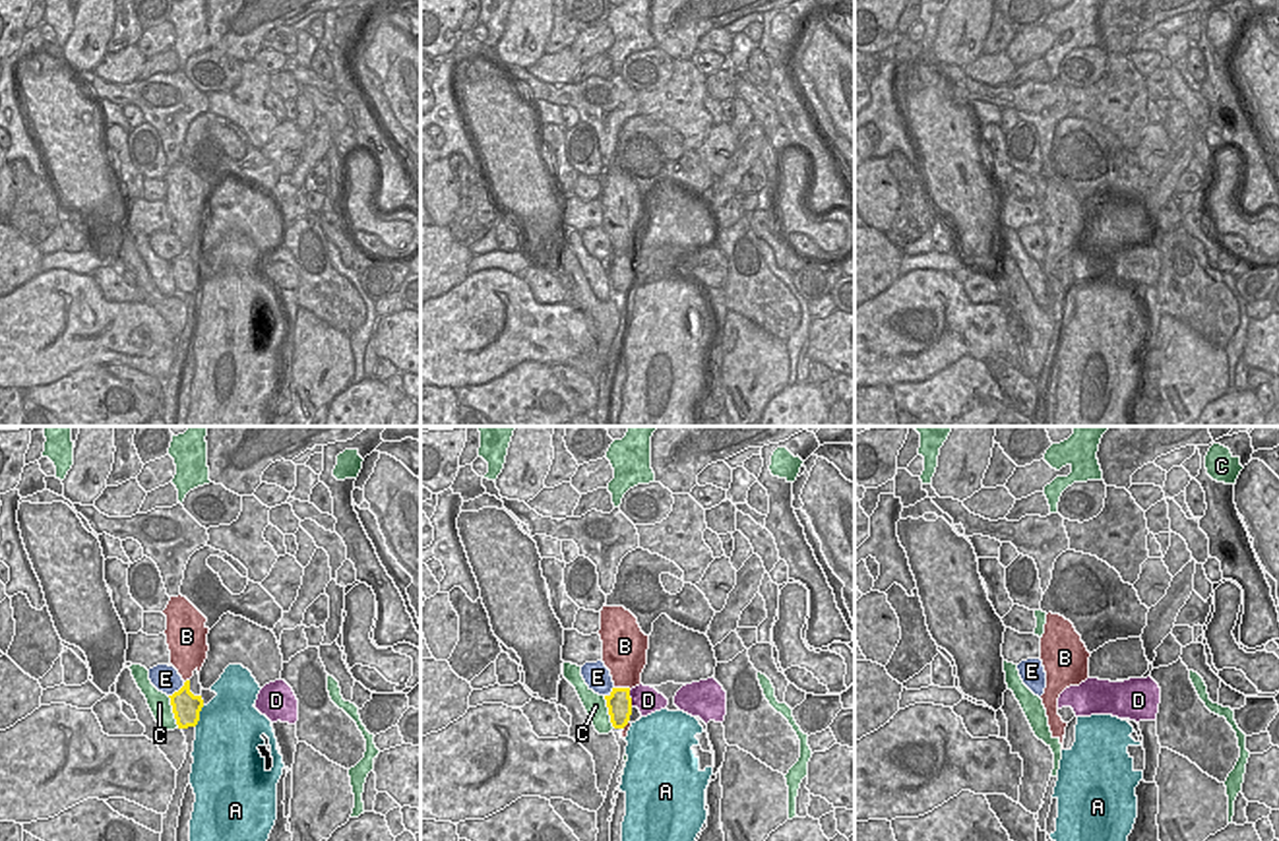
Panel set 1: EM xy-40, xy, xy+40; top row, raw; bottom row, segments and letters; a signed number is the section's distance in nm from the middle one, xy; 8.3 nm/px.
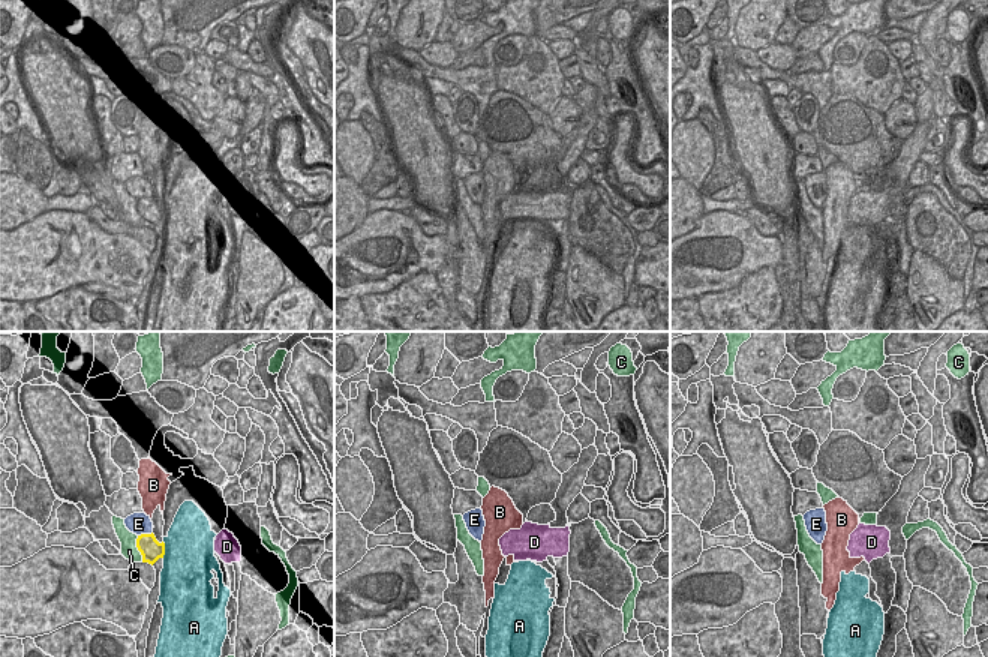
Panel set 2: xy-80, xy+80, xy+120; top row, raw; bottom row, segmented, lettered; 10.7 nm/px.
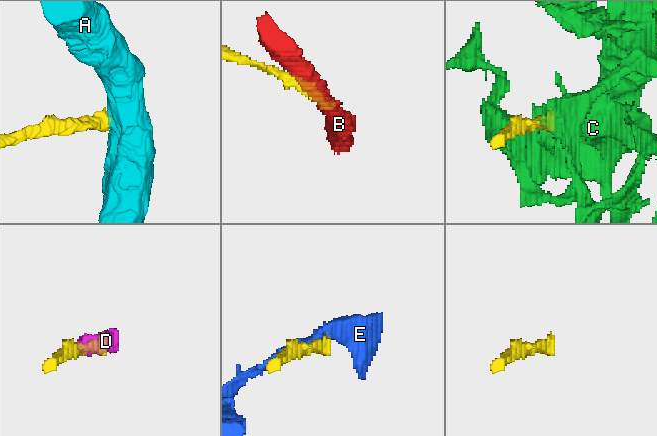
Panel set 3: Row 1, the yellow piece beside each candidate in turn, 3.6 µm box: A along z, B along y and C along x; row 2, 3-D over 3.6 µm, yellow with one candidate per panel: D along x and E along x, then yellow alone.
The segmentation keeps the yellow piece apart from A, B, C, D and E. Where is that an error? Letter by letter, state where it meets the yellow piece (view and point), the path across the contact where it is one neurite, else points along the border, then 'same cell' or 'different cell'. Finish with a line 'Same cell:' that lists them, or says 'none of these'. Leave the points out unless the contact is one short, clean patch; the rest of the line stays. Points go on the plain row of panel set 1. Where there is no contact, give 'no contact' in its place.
A: meets yellow in xy-40 at (198, 281); border along xy-40 (204, 272), (194, 291); different cell
B: meets yellow in xy at (623, 254); border along xy (615, 252), (630, 254); different cell
C: meets yellow in xy-40 at (173, 278); different cell
D: meets yellow in xy at (630, 264); runs through xy (619, 268), (630, 264), (648, 266); same cell
E: meets yellow in xy-40 at (179, 256); different cell
Same cell: D

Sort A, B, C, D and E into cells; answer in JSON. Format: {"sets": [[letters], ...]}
{"sets": [["A"], ["B"], ["C"], ["D"], ["E"]]}

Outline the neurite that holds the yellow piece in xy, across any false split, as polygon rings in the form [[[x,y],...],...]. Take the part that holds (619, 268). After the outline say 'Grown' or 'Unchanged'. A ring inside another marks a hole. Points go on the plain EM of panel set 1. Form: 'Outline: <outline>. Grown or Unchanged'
Outline: [[[643,250],[632,256],[612,254],[612,258],[605,262],[605,265],[614,295],[624,295],[628,291],[634,273],[640,275],[641,283],[647,283],[669,271],[669,265],[663,260]]]. Grown.

